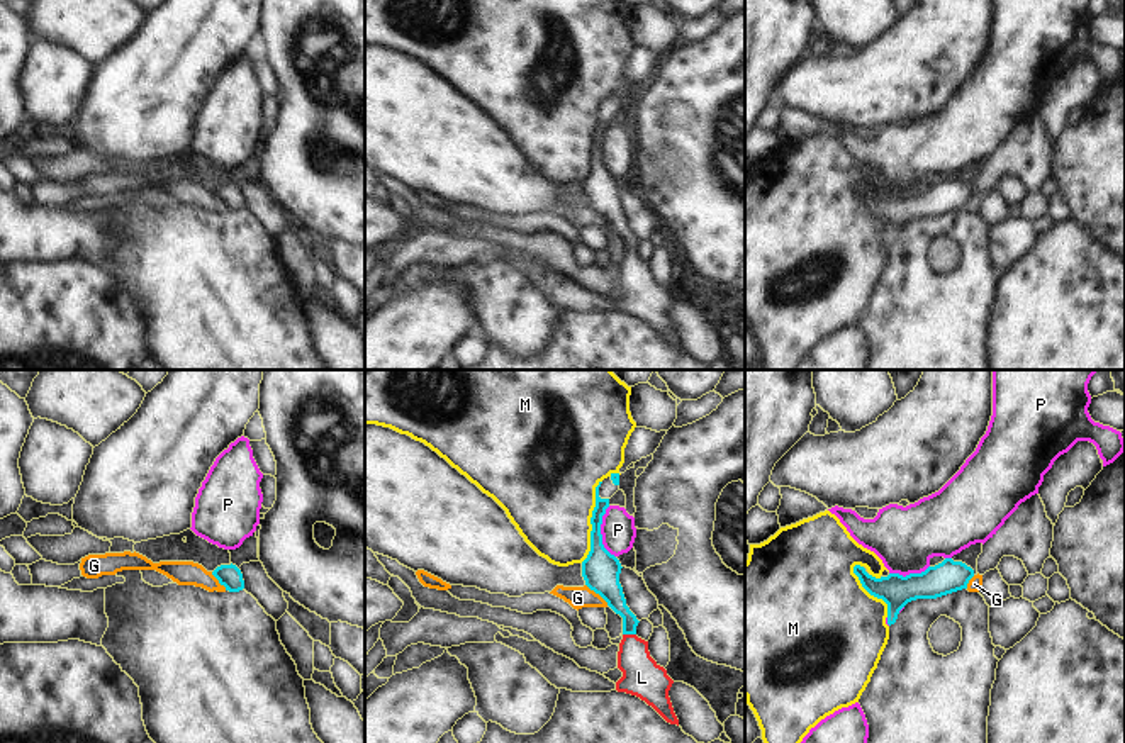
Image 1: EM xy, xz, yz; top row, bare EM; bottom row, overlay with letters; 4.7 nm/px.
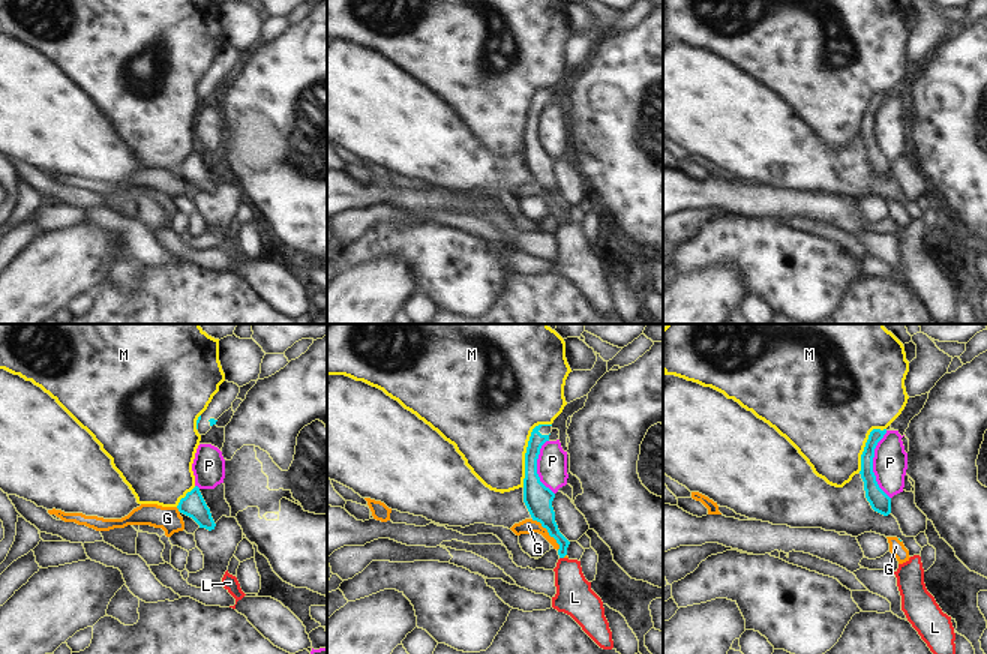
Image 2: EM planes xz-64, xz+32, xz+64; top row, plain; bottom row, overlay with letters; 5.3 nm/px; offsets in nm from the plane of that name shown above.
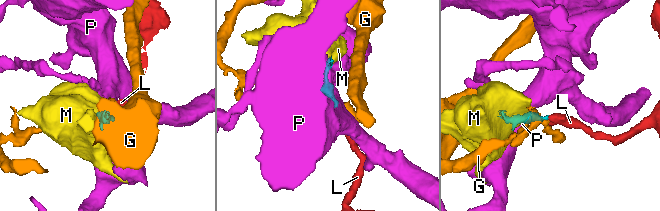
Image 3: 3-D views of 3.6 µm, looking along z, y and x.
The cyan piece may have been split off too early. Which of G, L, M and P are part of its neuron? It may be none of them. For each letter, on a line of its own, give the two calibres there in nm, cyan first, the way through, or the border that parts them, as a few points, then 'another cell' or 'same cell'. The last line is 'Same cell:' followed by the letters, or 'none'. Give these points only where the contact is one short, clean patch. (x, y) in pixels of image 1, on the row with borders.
G: 180 nm thick on the cyan side, 100 nm on the other; border along xz (586, 584), (608, 604); another cell
L: 120 nm thick on the cyan side, 190 nm on the other; runs through xz (608, 586), (628, 616), (630, 633), (633, 660), (642, 677); same cell
M: 180 nm thick on the cyan side, 440 nm on the other; another cell
P: 180 nm thick on the cyan side, 160 nm on the other; border along xz (608, 506), (601, 525), (601, 543), (615, 557); another cell
Same cell: L

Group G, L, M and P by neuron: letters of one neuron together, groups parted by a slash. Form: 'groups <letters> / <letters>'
groups G / L / M / P

